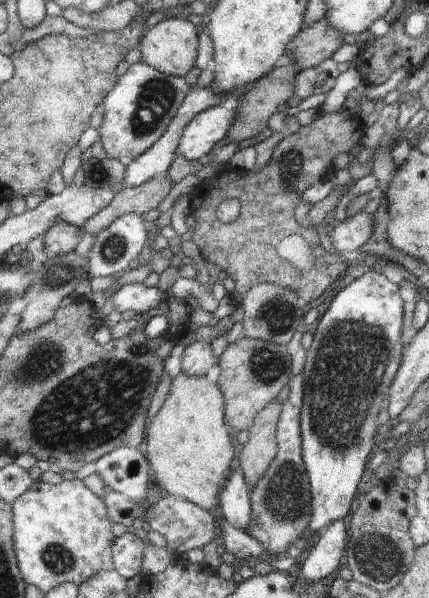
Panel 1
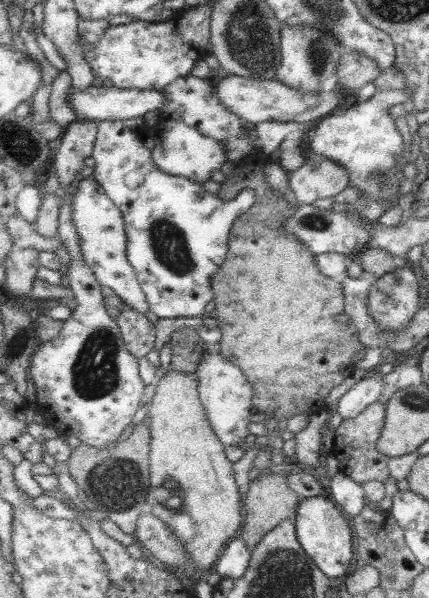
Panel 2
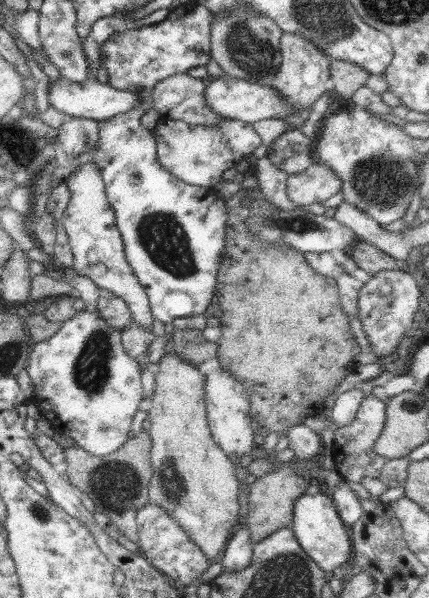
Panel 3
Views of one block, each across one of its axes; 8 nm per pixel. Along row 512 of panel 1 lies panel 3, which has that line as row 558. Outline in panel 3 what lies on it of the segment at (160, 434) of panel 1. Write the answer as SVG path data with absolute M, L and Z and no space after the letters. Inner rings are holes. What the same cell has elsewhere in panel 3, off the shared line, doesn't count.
M176 351L164 353L154 368L156 379L154 393L146 405L150 419L150 430L147 432L152 441L151 463L153 473L149 484L149 502L166 509L174 522L202 549L212 561L218 561L230 537L240 526L238 516L238 492L240 485L236 478L236 465L213 439L206 412L204 398L204 374L200 374Z

